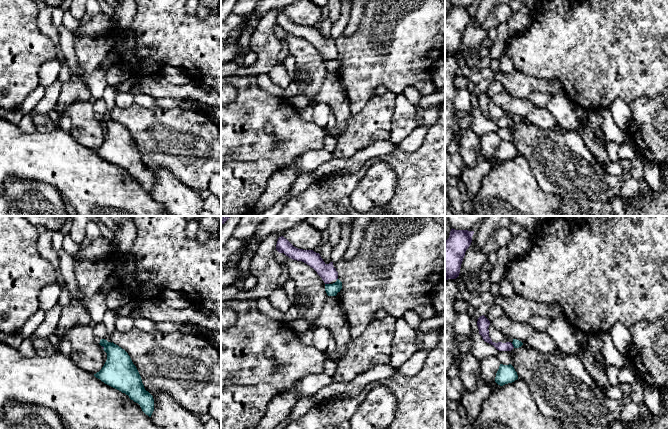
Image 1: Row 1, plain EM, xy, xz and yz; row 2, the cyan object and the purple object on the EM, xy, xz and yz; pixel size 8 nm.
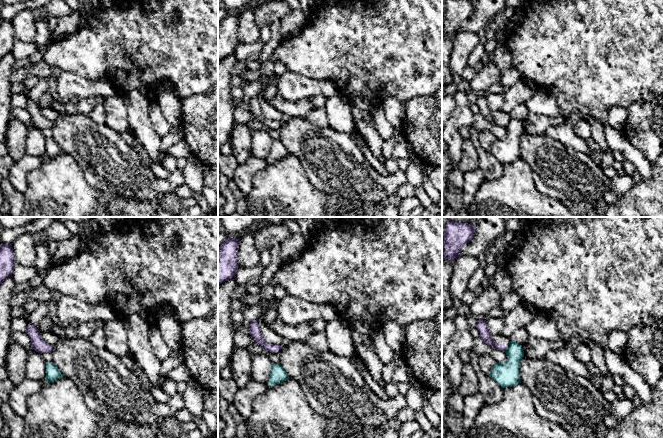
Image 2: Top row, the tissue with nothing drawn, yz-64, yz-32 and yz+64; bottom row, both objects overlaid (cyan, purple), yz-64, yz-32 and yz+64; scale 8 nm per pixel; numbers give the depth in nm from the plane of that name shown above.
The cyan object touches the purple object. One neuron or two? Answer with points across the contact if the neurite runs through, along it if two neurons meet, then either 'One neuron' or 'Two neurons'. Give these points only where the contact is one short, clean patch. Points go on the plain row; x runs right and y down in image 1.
Boundary: yz (511, 119), (514, 123). Two neurons

